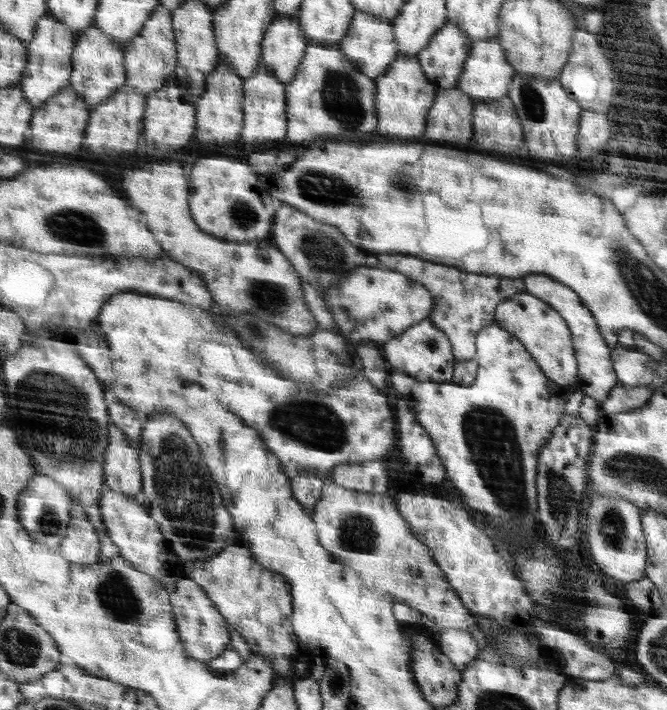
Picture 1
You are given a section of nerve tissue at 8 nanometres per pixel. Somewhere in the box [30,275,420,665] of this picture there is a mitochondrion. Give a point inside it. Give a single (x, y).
(180, 482)

